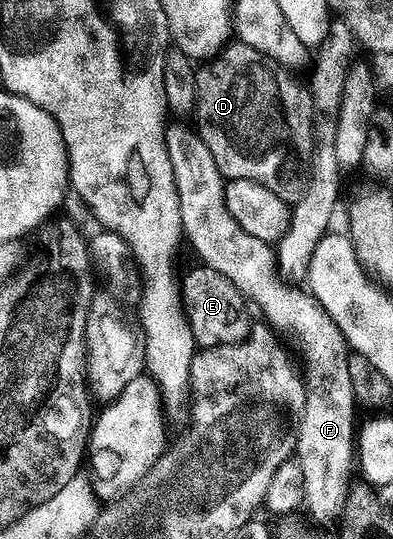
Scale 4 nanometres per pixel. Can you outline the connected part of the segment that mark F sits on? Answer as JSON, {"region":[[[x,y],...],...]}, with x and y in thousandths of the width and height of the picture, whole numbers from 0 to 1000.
{"region":[[[433,228],[422,234],[422,271],[458,369],[463,430],[478,455],[483,447],[504,468],[501,482],[590,518],[651,573],[656,564],[687,609],[715,620],[743,647],[748,638],[746,653],[768,660],[763,690],[779,709],[779,738],[751,839],[774,874],[774,937],[804,959],[858,961],[880,935],[906,848],[906,746],[896,696],[885,696],[893,649],[865,607],[796,544],[756,536],[756,527],[730,525],[712,512],[700,456],[631,434],[590,403],[575,380],[575,336],[511,250],[473,232]]]}

